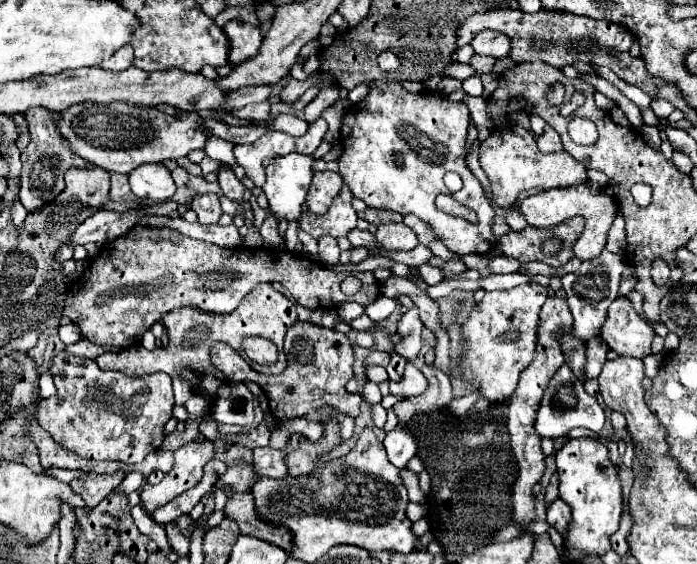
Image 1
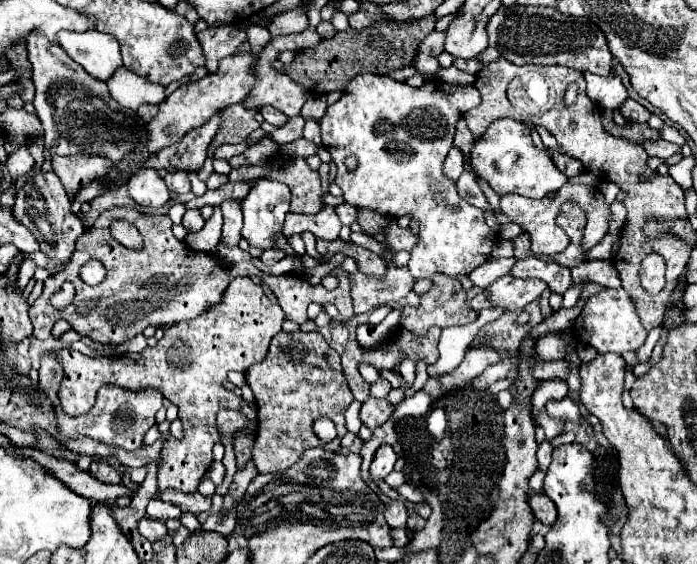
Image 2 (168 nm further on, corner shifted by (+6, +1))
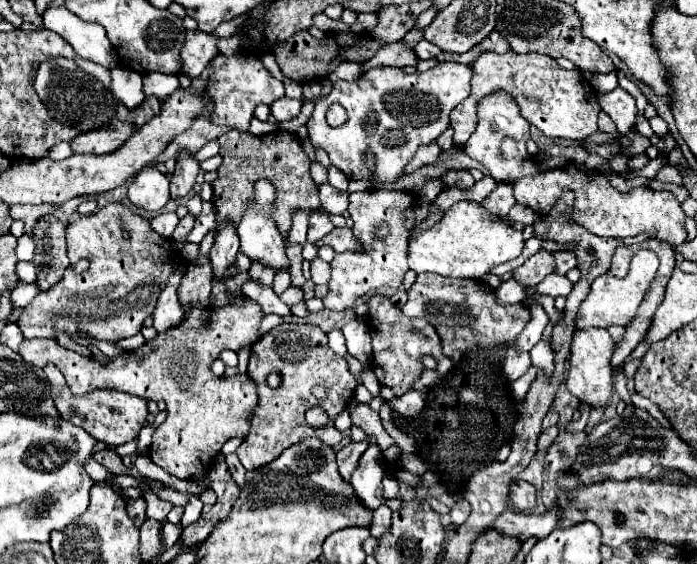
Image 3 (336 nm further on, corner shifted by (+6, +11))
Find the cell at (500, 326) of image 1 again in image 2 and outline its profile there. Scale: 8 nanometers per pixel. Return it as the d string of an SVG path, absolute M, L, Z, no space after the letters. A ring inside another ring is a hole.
M501 276L493 284L487 286L487 300L491 308L501 308L505 312L523 310L529 302L541 298L545 290L545 282L537 278L513 278L513 276Z

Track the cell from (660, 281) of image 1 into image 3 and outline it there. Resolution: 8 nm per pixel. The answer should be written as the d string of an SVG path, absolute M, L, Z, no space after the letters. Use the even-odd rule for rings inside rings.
M639 250L633 258L631 258L631 268L629 268L629 274L625 278L615 278L613 274L605 274L605 276L599 276L595 282L593 282L593 288L589 292L589 296L581 302L579 306L579 312L577 312L577 328L579 330L585 330L585 328L609 328L613 324L629 324L631 316L637 312L651 280L653 280L653 274L657 272L659 268L659 260L657 260L657 254L651 252L651 250Z

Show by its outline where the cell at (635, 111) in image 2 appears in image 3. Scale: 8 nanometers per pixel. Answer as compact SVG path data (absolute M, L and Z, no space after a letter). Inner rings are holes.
M617 86L615 90L611 90L607 94L599 94L597 102L599 102L601 110L605 114L609 114L609 118L615 122L619 136L625 136L633 130L637 108L635 108L633 96L627 90Z

